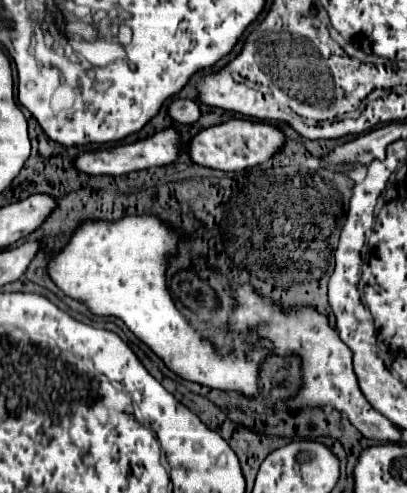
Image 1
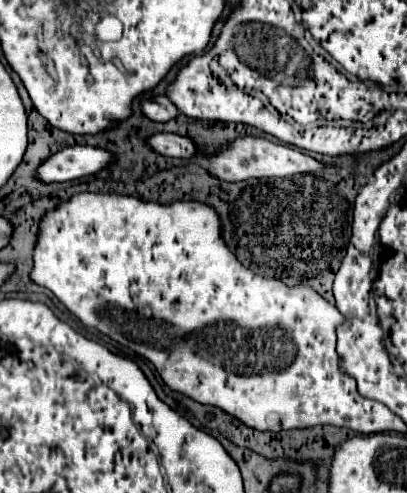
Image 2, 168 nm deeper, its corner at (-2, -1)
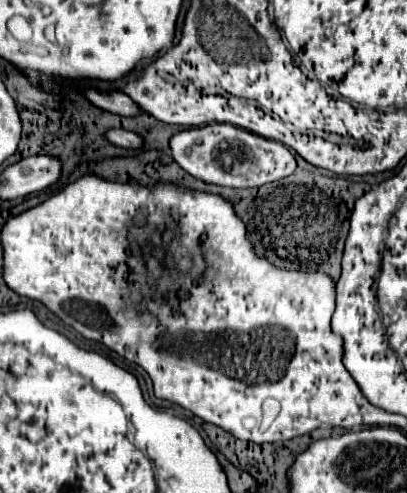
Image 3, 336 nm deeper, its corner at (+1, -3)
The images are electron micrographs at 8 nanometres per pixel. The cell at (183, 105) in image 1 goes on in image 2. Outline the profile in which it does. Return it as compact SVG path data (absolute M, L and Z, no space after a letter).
M156 95L156 97L144 99L142 113L146 117L150 117L152 121L170 121L180 115L180 111L176 111L176 105L172 101L168 101L166 95Z

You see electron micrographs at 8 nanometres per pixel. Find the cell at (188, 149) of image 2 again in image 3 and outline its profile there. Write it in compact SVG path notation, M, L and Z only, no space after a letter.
M109 129L109 131L105 133L105 137L107 137L111 143L119 145L119 147L137 149L137 147L143 145L143 139L141 139L137 133L133 133L133 131L125 131L125 129Z

